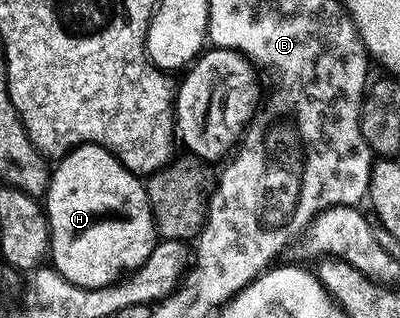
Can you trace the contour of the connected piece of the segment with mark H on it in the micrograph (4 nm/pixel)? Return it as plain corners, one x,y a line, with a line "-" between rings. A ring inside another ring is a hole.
86,142
54,163
45,209
51,229
50,265
78,286
111,286
145,264
157,241
144,179
126,170
103,146

